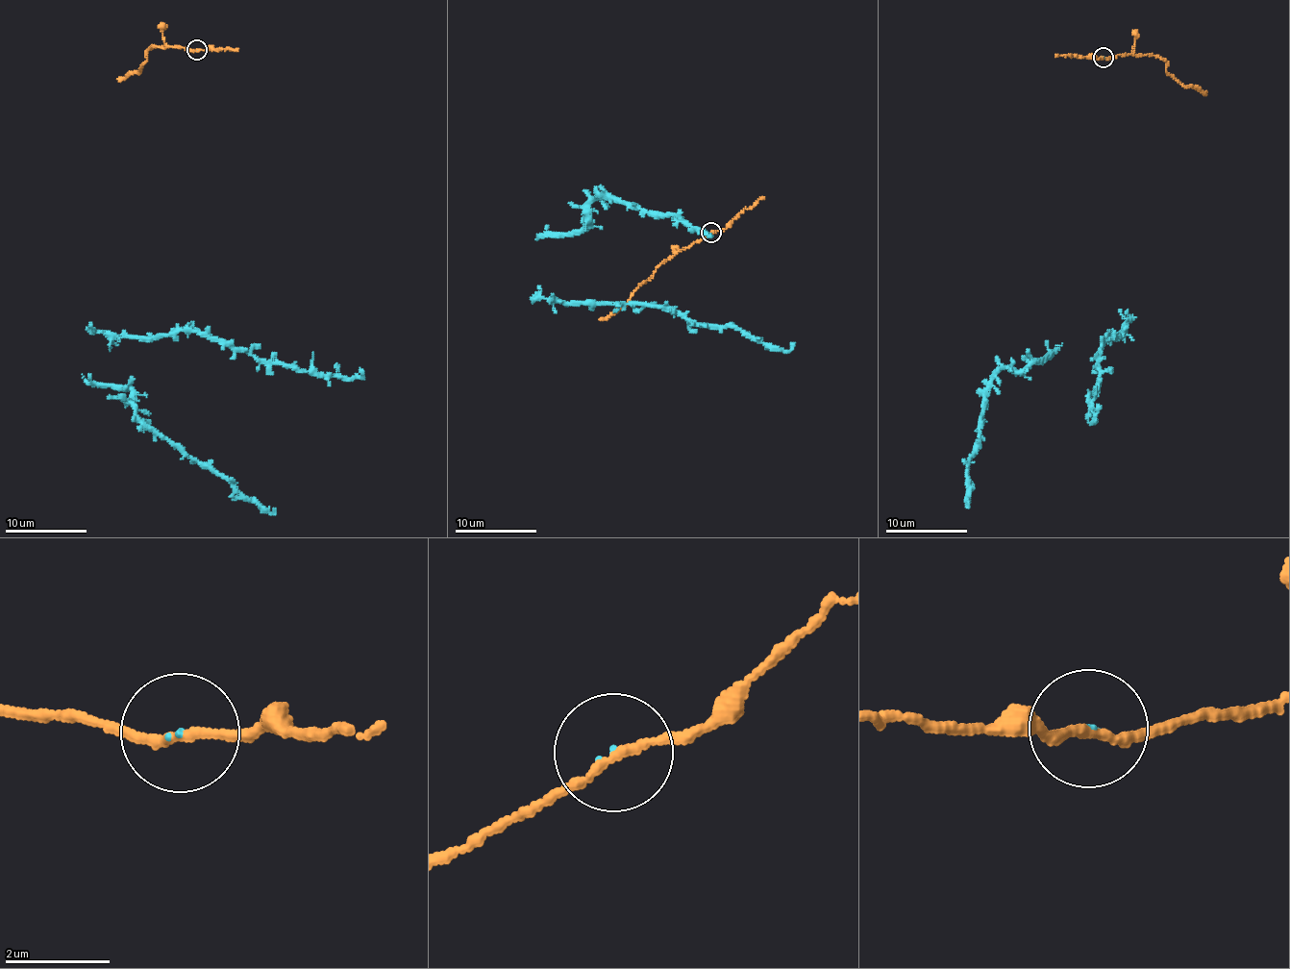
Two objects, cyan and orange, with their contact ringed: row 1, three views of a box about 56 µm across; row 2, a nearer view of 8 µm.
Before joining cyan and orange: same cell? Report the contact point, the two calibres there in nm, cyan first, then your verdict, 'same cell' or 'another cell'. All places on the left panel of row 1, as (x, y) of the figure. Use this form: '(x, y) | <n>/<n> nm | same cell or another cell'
(196, 50) | 40/160 nm | another cell

